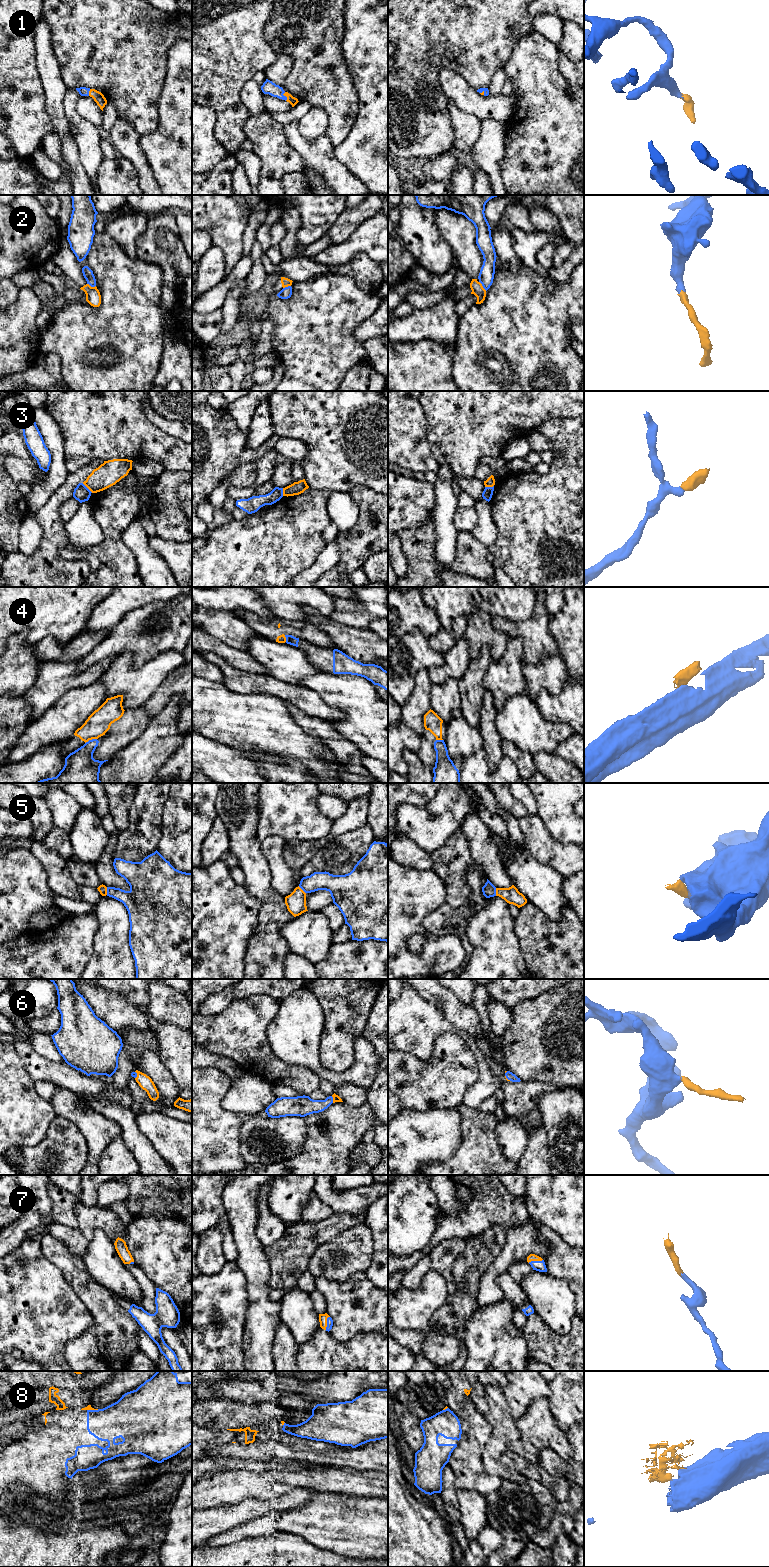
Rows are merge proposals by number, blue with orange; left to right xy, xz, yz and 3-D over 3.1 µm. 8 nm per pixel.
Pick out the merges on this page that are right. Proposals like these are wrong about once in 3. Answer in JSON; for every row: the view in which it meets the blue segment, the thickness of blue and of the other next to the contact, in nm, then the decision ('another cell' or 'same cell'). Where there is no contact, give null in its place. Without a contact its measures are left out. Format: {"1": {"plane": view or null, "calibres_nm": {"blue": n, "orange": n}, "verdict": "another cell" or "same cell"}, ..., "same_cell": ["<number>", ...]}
{"1": {"plane": "xz", "calibres_nm": {"blue": 110, "orange": 70}, "verdict": "same cell"}, "2": {"plane": "yz", "calibres_nm": {"blue": 120, "orange": 100}, "verdict": "another cell"}, "3": {"plane": "xy", "calibres_nm": {"blue": 130, "orange": 190}, "verdict": "another cell"}, "4": {"plane": "xy", "calibres_nm": {"blue": 280, "orange": 190}, "verdict": "another cell"}, "5": {"plane": "xy", "calibres_nm": {"blue": 200, "orange": 70}, "verdict": "another cell"}, "6": {"plane": "xz", "calibres_nm": {"blue": 160, "orange": 60}, "verdict": "same cell"}, "7": {"plane": "xz", "calibres_nm": {"blue": 50, "orange": 60}, "verdict": "same cell"}, "8": {"plane": "xy", "calibres_nm": {"blue": 280, "orange": 40}, "verdict": "another cell"}, "same_cell": ["1", "6", "7"]}

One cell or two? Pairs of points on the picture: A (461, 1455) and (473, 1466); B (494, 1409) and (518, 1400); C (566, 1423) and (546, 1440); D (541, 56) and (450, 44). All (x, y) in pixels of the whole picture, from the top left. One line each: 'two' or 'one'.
A: one
B: two
C: two
D: two

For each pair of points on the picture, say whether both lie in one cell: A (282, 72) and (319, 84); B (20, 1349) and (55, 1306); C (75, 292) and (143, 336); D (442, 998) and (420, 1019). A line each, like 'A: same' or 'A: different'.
A: different
B: same
C: different
D: different

